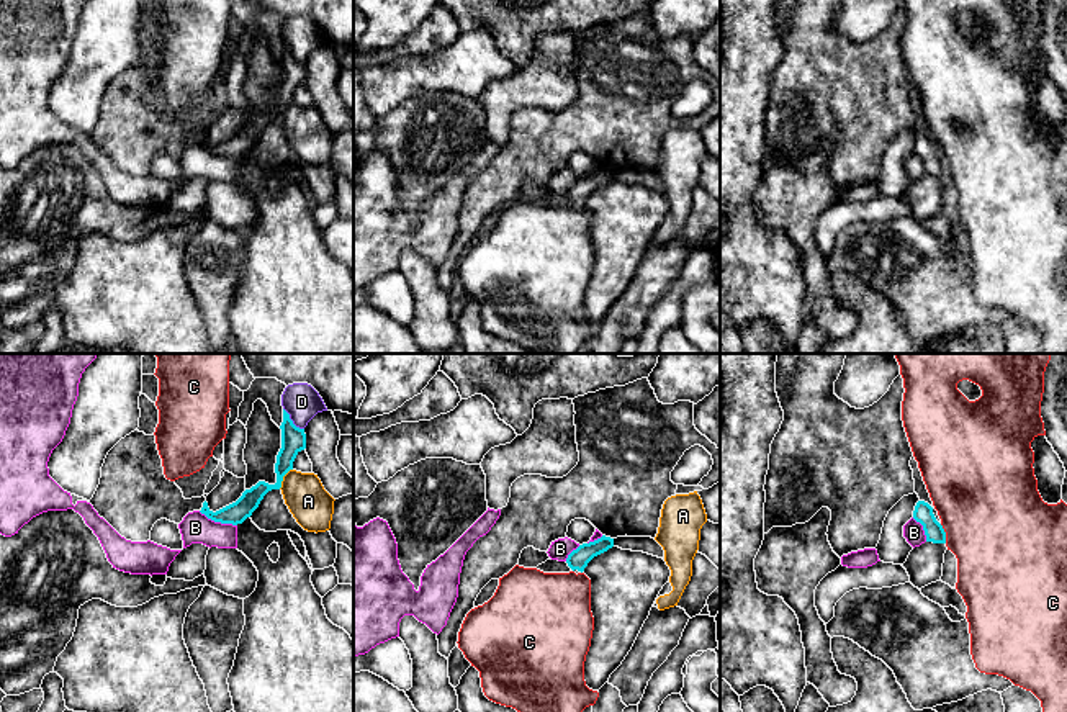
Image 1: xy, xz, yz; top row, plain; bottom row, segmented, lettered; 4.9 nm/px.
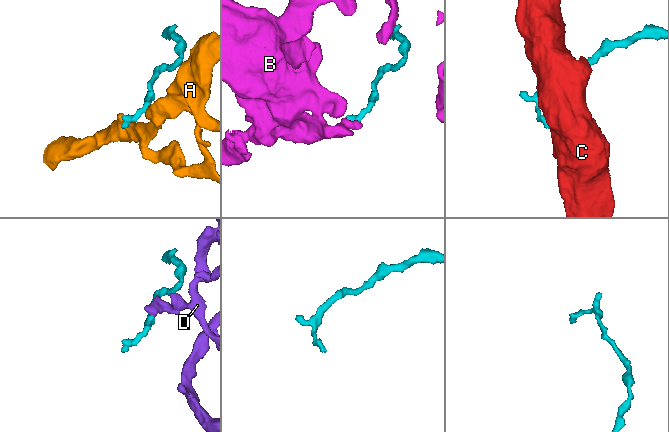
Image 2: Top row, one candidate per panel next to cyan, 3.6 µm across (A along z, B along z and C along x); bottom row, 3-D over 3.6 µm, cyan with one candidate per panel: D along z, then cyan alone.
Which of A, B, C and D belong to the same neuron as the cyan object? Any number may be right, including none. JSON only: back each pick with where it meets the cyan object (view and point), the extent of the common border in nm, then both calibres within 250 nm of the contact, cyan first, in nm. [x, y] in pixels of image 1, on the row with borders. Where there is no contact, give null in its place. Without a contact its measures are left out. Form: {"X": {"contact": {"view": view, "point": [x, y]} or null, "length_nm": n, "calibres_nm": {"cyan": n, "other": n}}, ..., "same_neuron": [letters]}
{"same_neuron": []}

